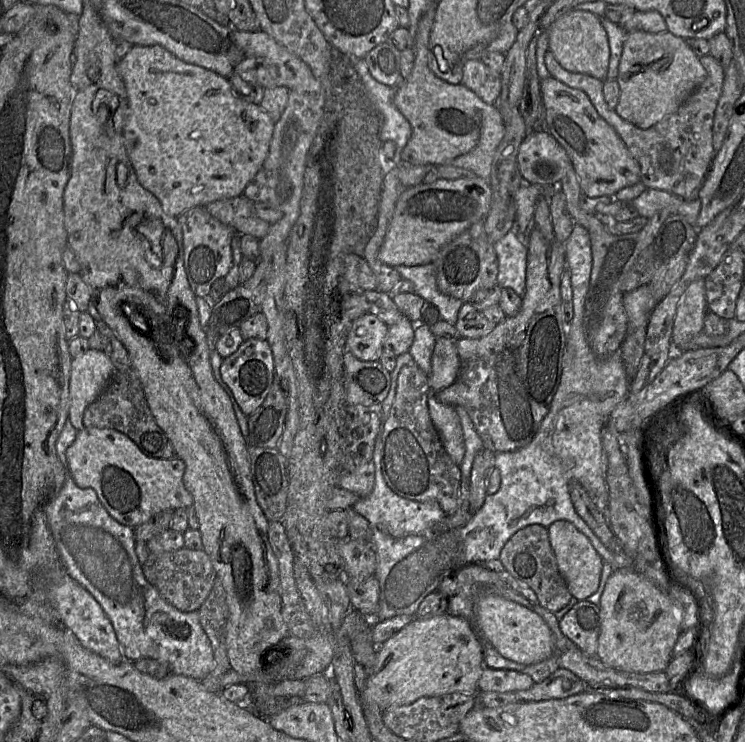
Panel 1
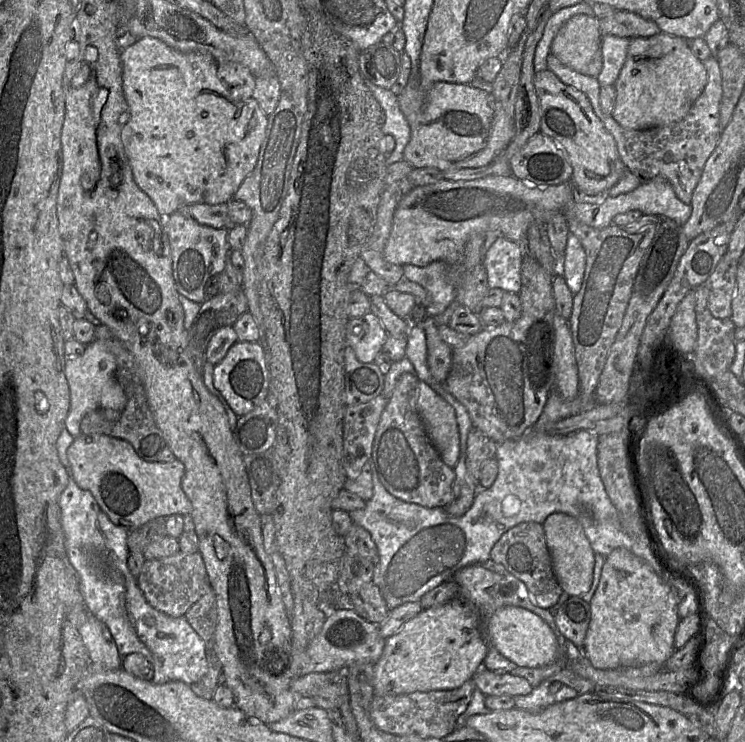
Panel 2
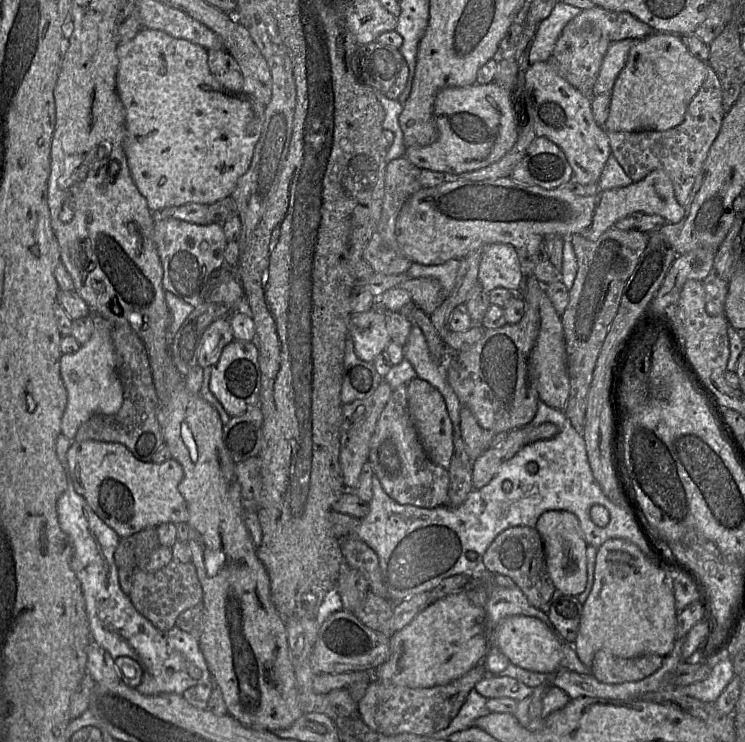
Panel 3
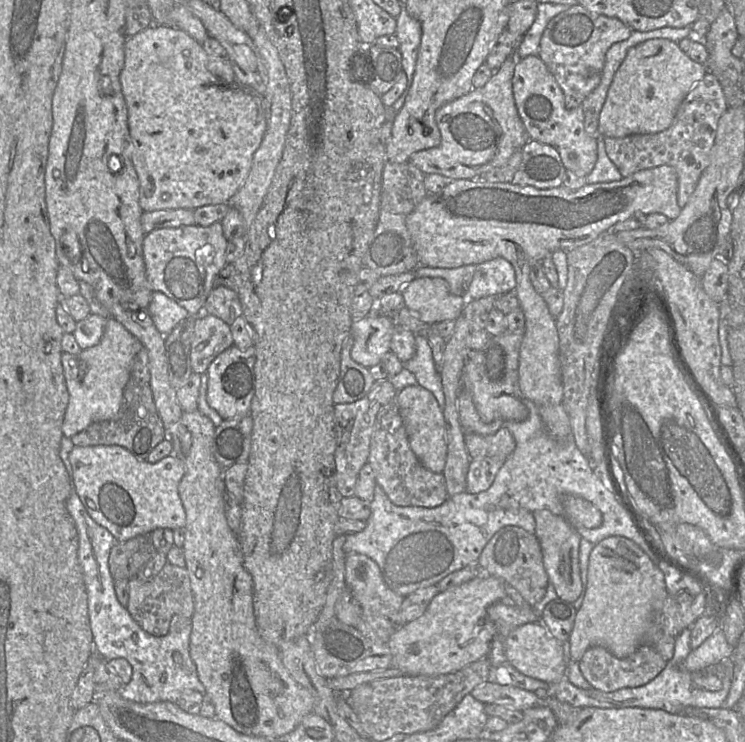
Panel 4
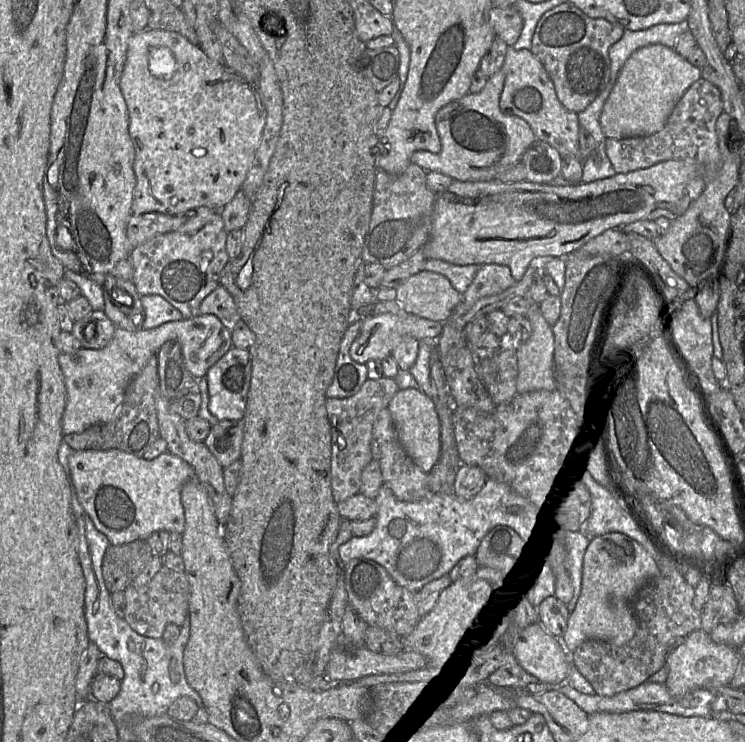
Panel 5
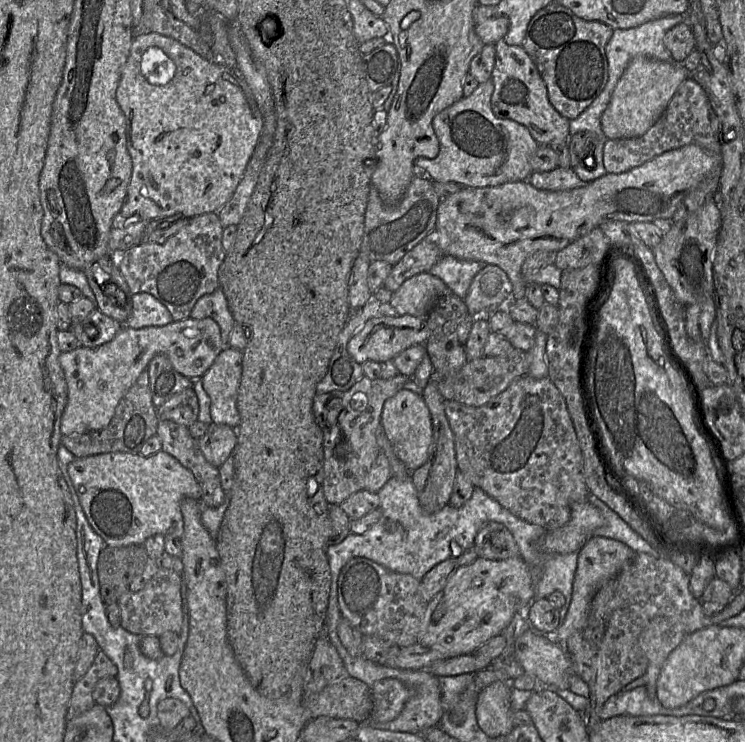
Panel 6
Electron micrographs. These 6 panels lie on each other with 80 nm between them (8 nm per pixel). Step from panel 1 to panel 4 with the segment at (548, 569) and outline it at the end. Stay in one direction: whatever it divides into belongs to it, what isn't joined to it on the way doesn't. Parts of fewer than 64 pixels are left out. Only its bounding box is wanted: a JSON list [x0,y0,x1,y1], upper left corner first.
[478,526,549,606]

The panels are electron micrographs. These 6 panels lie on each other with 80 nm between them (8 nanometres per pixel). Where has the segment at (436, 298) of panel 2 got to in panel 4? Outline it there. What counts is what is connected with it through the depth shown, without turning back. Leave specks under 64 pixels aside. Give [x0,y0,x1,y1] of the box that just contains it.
[415,265,476,297]

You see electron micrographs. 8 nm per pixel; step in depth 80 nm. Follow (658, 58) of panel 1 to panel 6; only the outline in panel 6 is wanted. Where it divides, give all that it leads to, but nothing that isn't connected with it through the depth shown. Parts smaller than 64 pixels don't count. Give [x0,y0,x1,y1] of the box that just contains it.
[601,56,690,139]

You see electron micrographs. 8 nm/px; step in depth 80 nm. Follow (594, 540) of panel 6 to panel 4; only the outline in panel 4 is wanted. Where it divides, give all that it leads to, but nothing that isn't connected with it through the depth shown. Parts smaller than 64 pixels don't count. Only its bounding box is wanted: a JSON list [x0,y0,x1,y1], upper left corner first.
[567,536,669,662]

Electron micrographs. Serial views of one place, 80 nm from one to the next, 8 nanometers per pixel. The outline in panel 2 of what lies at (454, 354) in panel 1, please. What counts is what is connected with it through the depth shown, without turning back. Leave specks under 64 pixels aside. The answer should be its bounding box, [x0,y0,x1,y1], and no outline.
[420,317,453,383]

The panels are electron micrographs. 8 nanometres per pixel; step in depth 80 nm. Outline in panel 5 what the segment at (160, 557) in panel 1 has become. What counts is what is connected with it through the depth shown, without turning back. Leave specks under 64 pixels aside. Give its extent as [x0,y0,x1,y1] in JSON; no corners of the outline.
[124,564,189,638]

